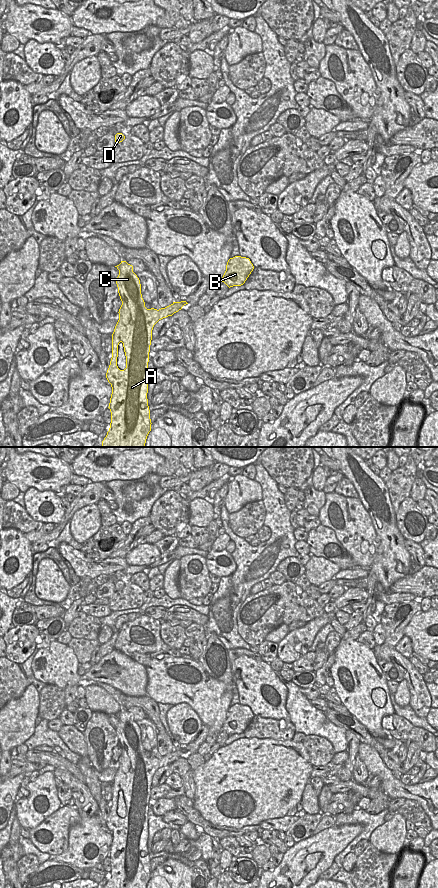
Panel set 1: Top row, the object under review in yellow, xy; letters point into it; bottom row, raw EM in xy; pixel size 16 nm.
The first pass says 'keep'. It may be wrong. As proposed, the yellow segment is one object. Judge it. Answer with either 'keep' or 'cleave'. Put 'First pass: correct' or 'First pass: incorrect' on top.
First pass: correct
keep

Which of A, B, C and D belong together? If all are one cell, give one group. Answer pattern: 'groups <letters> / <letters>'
groups A B C D

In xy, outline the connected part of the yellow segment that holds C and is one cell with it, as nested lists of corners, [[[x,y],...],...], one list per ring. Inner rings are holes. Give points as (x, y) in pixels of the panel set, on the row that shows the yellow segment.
[[[126,261],[115,266],[119,270],[116,279],[118,293],[122,301],[119,309],[119,320],[112,334],[112,358],[106,373],[106,378],[112,387],[109,403],[111,423],[101,447],[145,447],[146,439],[151,431],[150,410],[148,406],[148,362],[154,325],[161,319],[172,316],[188,304],[186,301],[173,302],[159,310],[145,307],[141,294],[141,284],[133,272],[133,266]],[[123,343],[126,356],[126,368],[120,370],[117,366],[118,345]]]

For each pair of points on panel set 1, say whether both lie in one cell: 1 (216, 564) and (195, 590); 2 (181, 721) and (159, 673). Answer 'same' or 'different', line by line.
1: different
2: different

